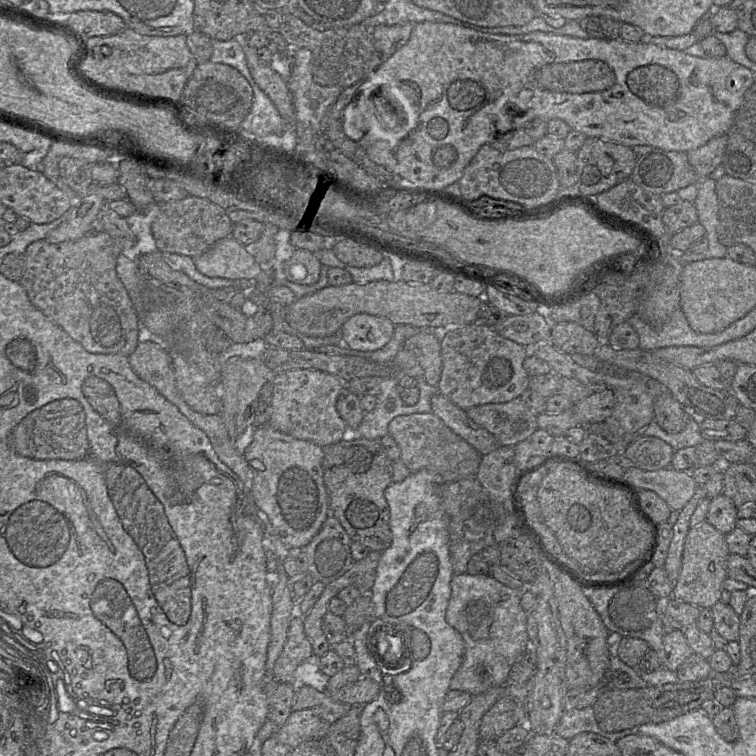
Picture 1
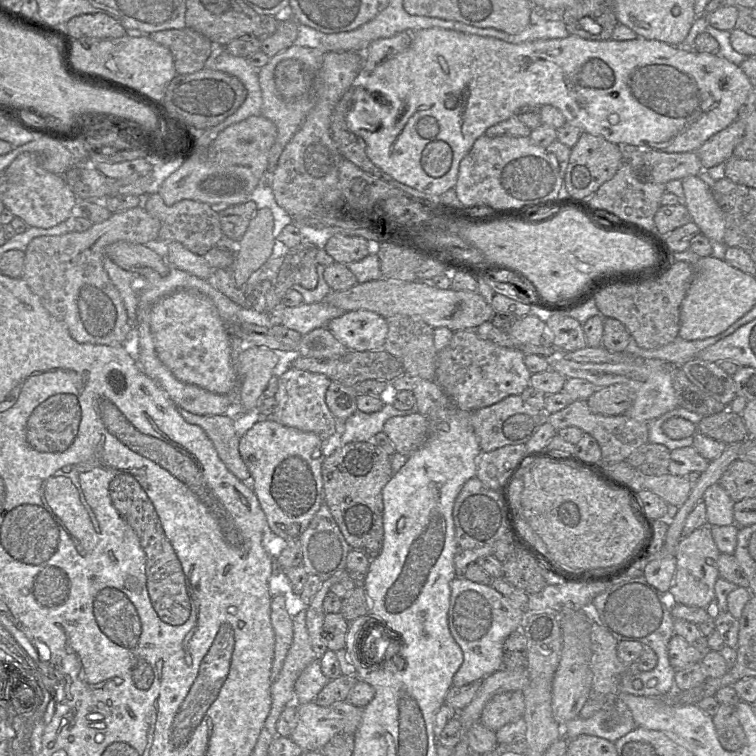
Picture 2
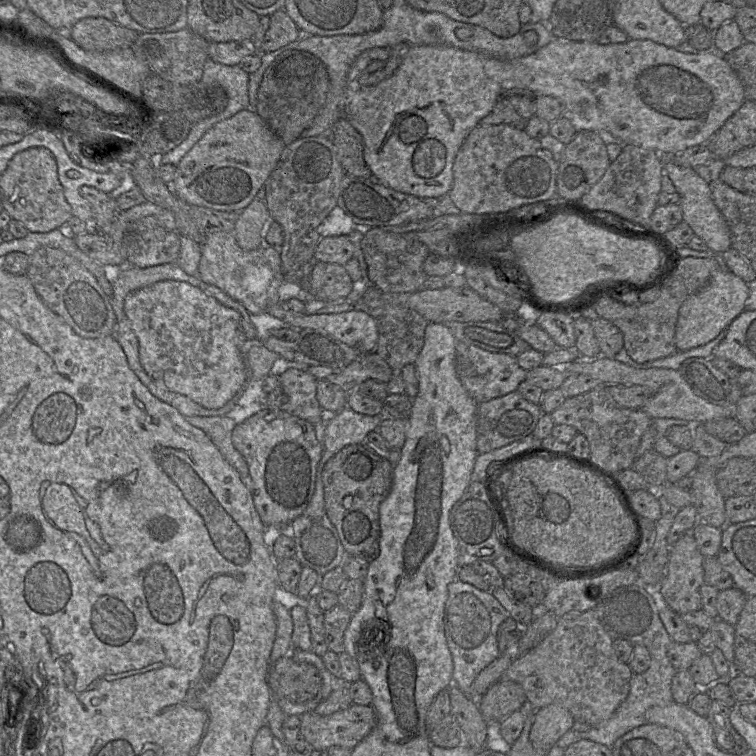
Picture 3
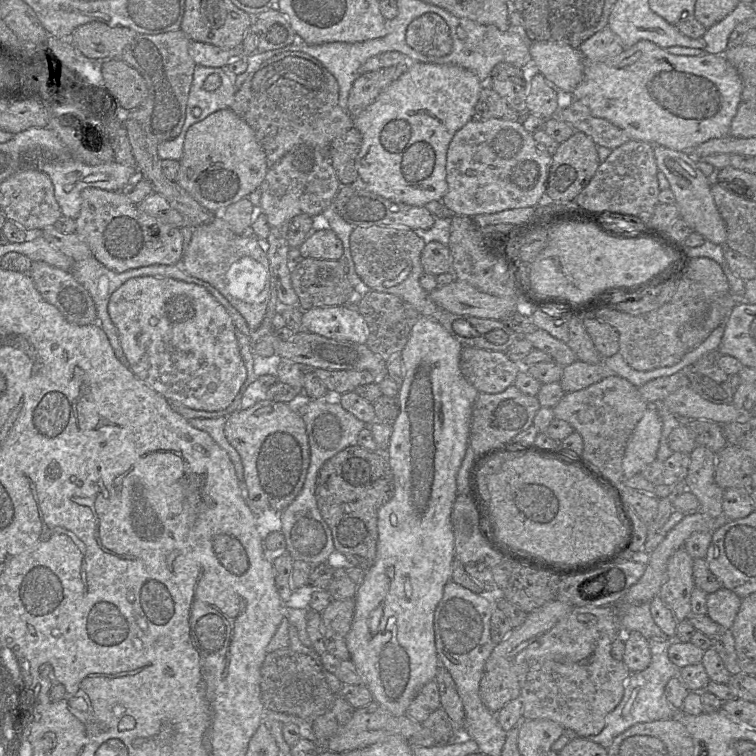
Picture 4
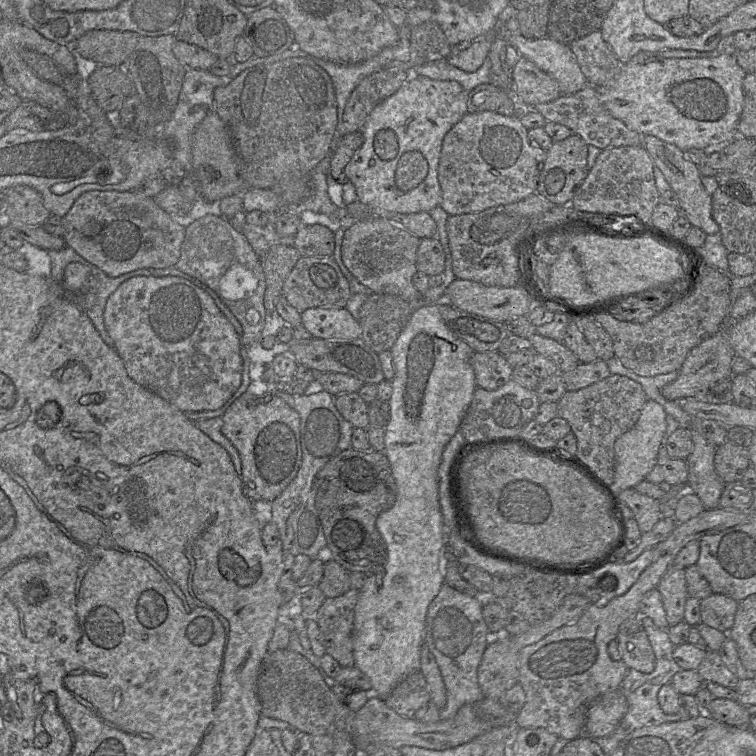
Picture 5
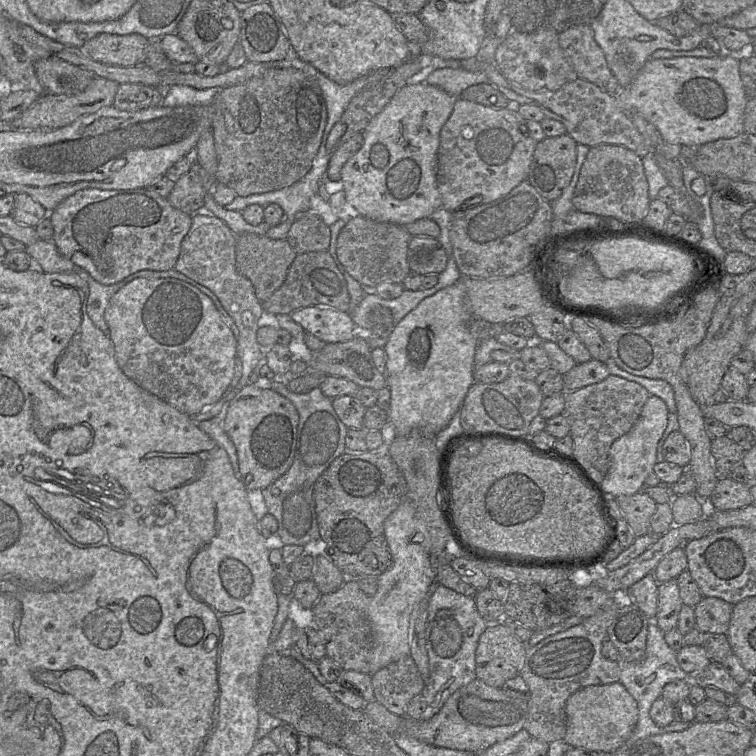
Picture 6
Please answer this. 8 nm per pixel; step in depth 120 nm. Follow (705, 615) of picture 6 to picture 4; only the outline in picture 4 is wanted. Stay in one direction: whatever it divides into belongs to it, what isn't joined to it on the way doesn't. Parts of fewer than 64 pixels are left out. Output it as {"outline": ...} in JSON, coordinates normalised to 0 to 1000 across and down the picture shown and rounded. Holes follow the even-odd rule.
{"outline":[[[952,778],[935,788],[935,815],[955,831],[967,832],[981,791],[970,782]]]}

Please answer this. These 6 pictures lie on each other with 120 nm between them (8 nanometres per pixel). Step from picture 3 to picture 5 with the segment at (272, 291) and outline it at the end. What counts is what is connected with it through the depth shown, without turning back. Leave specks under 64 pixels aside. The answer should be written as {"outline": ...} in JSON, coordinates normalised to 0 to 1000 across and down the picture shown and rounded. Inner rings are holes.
{"outline":[[[286,271],[275,278],[276,282],[246,298],[239,339],[230,353],[284,385],[317,426],[321,435],[319,452],[325,460],[348,448],[352,372],[345,343],[320,307],[286,279]]]}

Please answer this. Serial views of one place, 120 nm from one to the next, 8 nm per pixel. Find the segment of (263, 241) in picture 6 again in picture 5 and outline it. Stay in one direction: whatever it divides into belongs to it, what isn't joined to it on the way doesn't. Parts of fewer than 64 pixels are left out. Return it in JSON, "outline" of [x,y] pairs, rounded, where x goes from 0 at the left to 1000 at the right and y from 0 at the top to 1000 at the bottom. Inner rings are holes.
{"outline":[[[358,323],[351,340],[345,343],[352,372],[349,390],[352,414],[365,410],[366,396],[373,389],[374,377],[397,341],[398,336],[386,324]]]}

